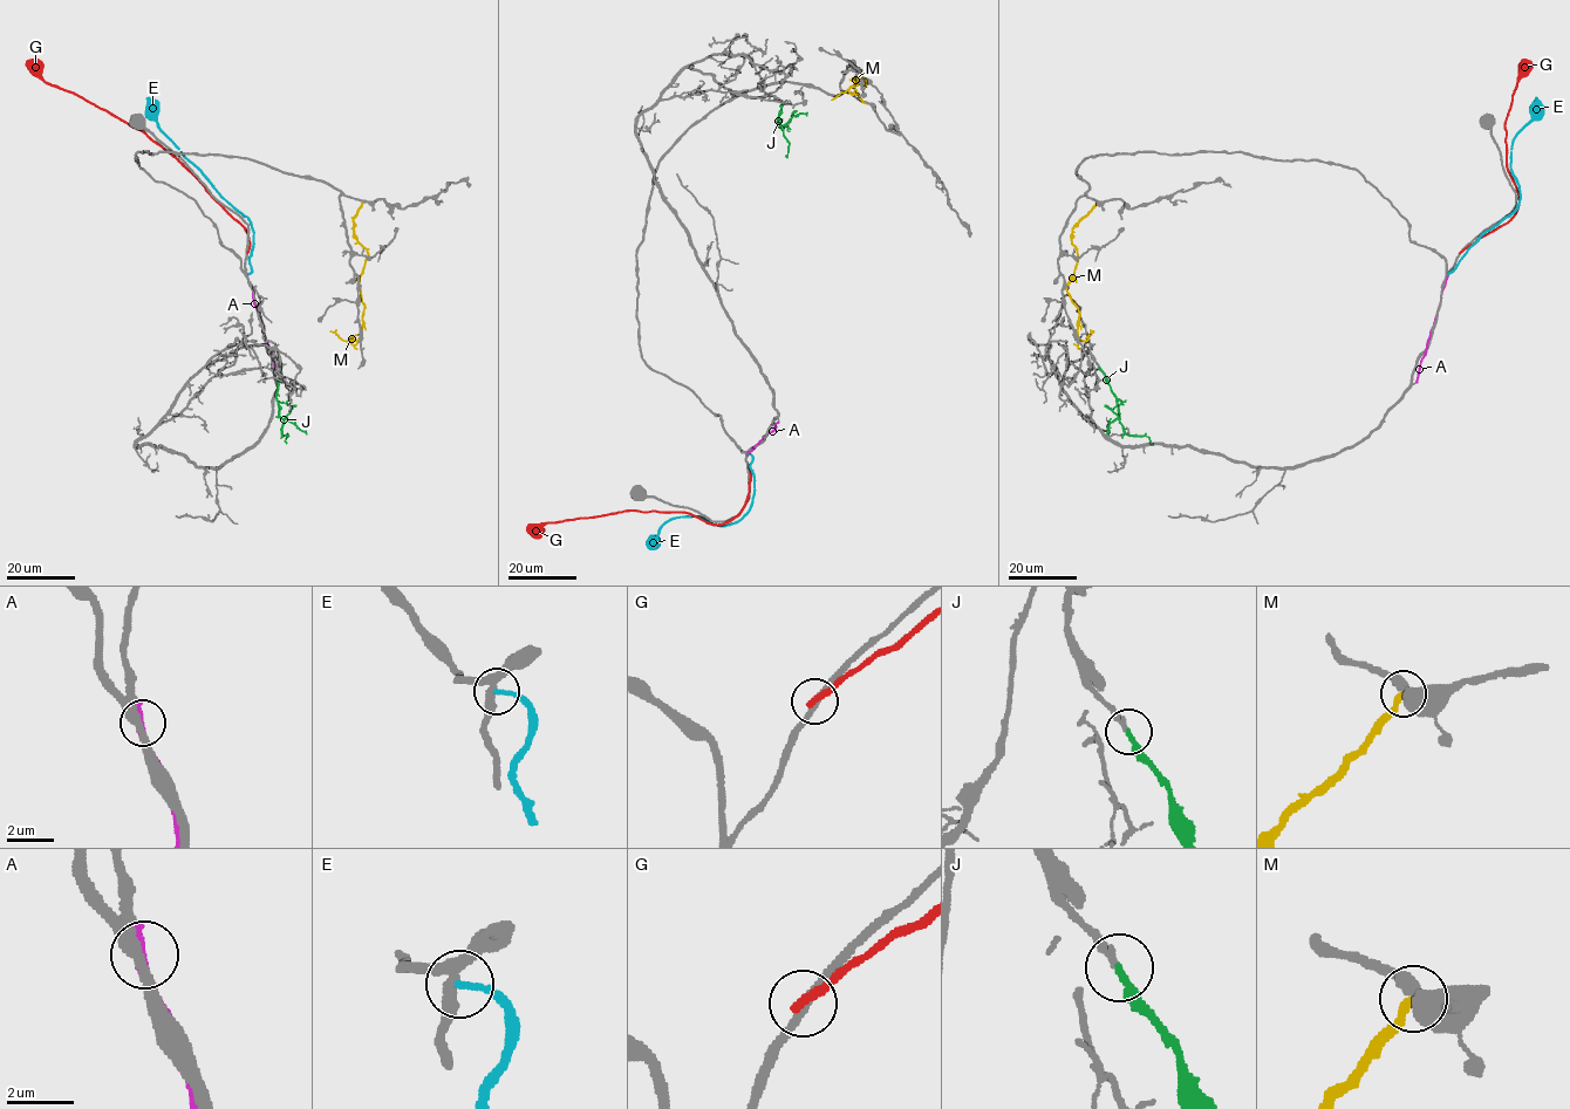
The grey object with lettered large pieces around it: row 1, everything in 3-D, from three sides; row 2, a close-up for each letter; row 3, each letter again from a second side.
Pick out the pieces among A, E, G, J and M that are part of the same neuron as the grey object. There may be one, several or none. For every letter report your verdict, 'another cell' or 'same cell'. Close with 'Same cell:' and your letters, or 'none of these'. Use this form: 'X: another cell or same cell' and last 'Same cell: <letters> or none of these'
A: another cell
E: another cell
G: another cell
J: same cell
M: another cell
Same cell: J

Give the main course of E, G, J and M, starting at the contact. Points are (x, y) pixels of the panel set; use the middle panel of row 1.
E: (748, 453), (752, 458), (755, 492), (752, 505), (742, 518), (721, 526), (698, 517), (671, 518), (648, 542)
G: (748, 466), (746, 501), (725, 522), (709, 524), (682, 512), (625, 511), (547, 522), (537, 529)
J: (783, 104), (777, 121), (784, 125), (786, 157)
M: (865, 103), (854, 88), (857, 77), (868, 83), (861, 73), (865, 84), (852, 84), (831, 100)

